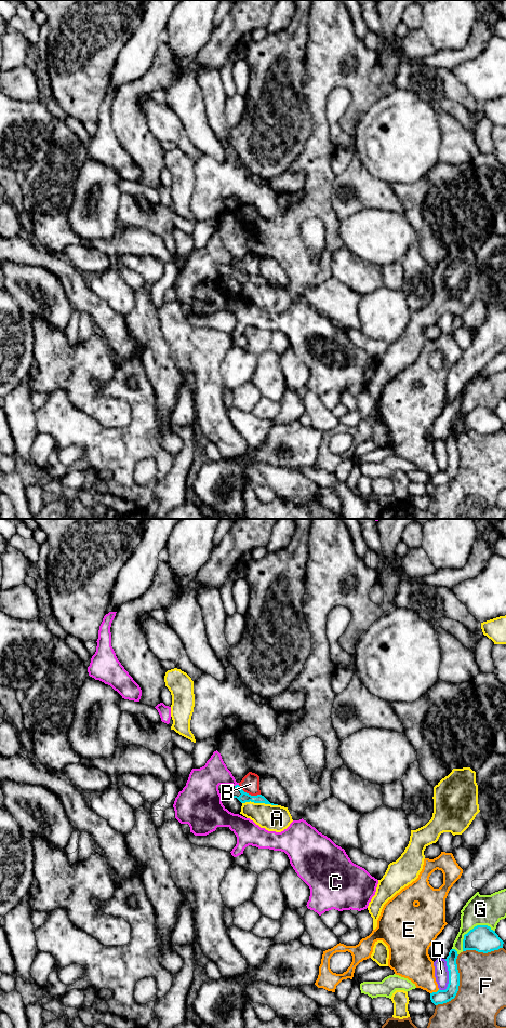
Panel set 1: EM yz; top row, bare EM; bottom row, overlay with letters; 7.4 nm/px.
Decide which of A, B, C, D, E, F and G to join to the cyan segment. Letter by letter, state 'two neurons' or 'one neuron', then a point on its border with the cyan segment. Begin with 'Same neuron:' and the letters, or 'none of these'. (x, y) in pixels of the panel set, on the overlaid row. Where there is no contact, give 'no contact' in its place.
Same neuron: none of these
A: two neurons | yz (260, 802)
B: two neurons | yz (248, 793)
C: two neurons | yz (236, 785)
D: two neurons | yz (449, 976)
E: two neurons | yz (435, 992)
F: two neurons | yz (458, 985)
G: two neurons | yz (473, 929)

